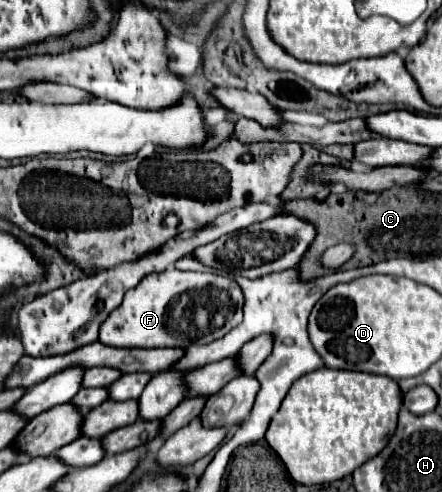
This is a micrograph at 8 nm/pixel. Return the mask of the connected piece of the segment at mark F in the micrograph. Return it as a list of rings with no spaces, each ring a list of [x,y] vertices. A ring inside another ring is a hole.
[[[193,256],[178,260],[174,269],[161,273],[151,273],[141,279],[141,283],[129,289],[123,303],[107,317],[101,325],[99,341],[111,347],[189,347],[193,343],[211,343],[227,335],[243,319],[245,297],[237,281],[217,274],[218,268],[203,265]]]

